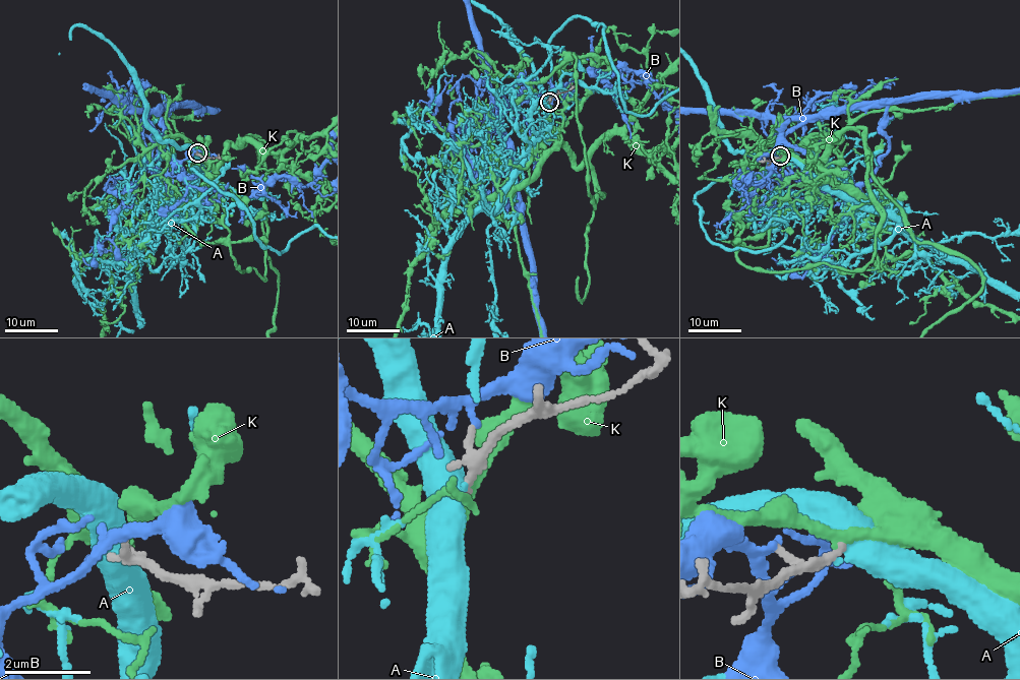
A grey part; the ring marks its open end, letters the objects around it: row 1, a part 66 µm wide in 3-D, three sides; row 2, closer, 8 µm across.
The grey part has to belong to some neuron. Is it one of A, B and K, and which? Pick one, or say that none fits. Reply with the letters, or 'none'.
K

